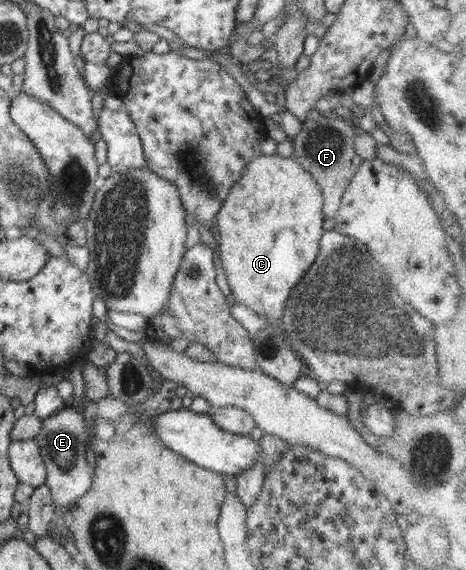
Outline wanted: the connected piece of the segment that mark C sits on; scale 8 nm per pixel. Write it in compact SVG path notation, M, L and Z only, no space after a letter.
M261 154L247 163L241 177L217 215L222 267L236 303L256 311L269 321L279 323L288 297L301 286L301 277L317 259L324 232L324 198L312 175L293 157Z

